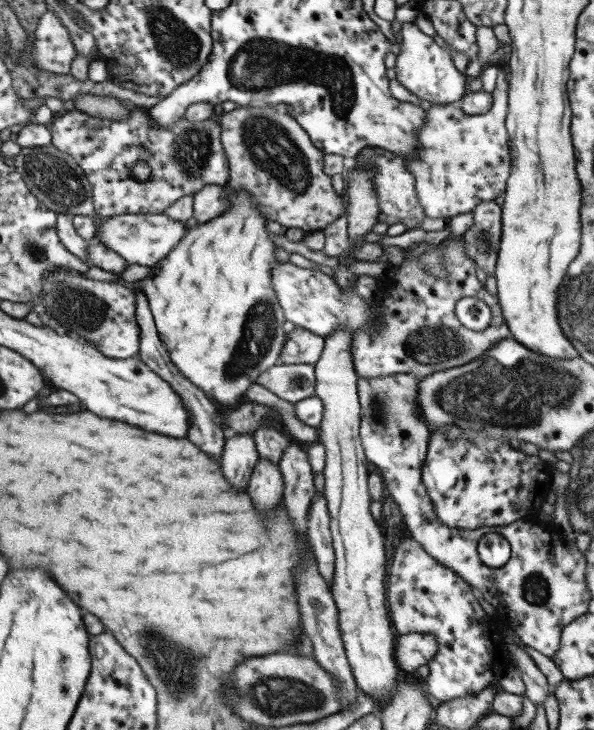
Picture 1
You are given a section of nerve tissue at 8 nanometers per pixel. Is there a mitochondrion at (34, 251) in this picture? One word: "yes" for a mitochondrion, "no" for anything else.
yes

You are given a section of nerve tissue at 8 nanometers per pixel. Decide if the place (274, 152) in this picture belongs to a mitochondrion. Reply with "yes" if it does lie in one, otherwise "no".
yes

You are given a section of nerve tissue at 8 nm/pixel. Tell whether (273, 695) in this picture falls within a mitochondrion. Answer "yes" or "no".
yes

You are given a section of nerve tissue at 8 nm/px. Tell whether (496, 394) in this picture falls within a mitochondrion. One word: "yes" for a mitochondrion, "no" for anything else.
yes

